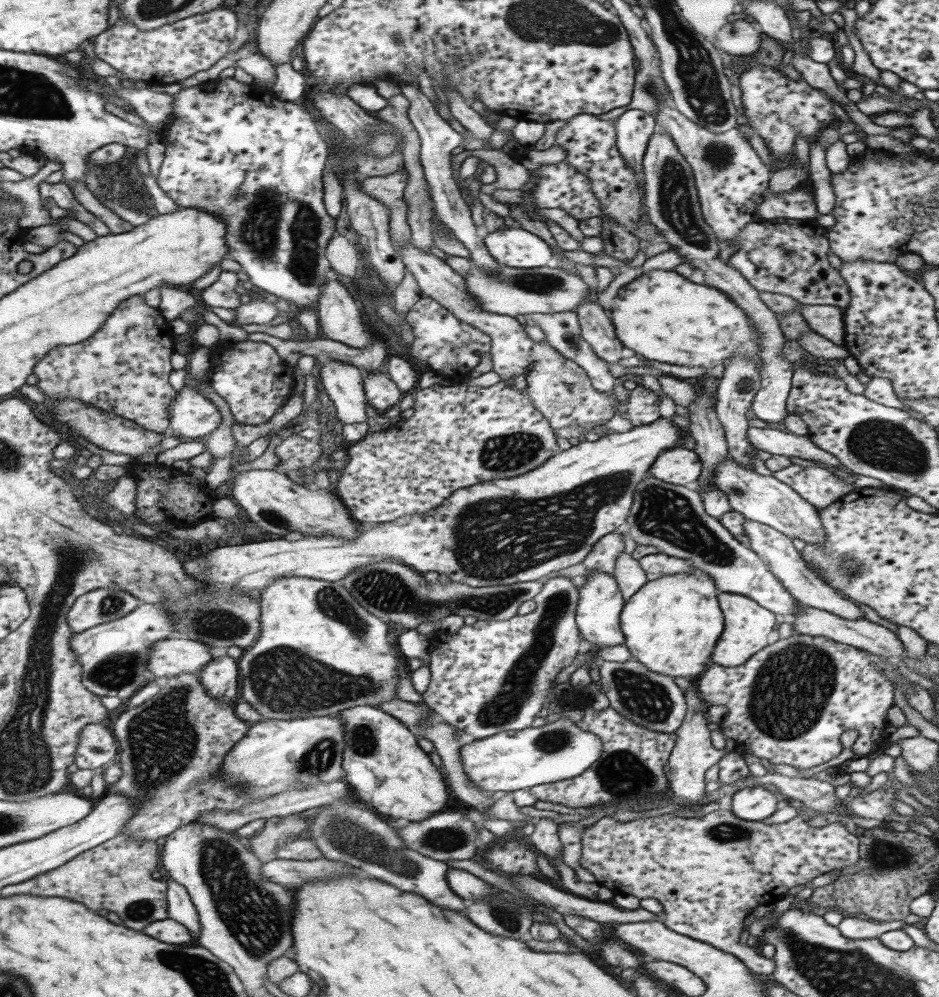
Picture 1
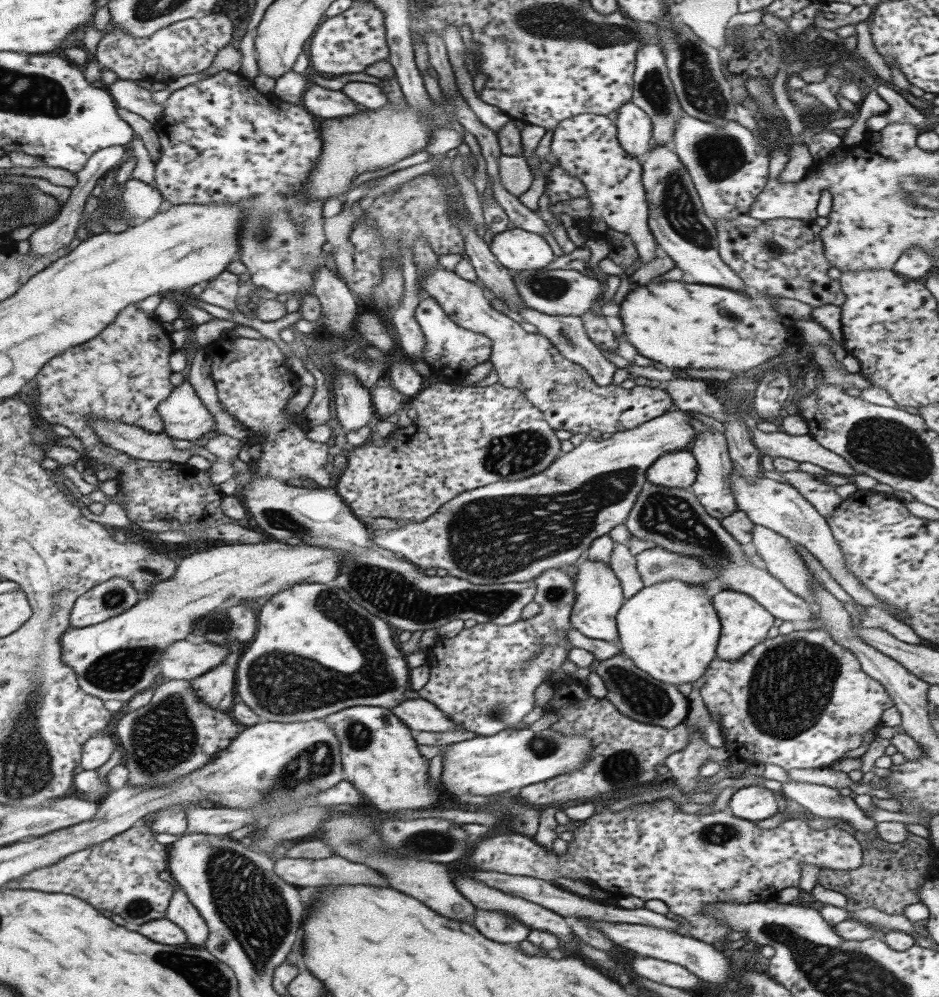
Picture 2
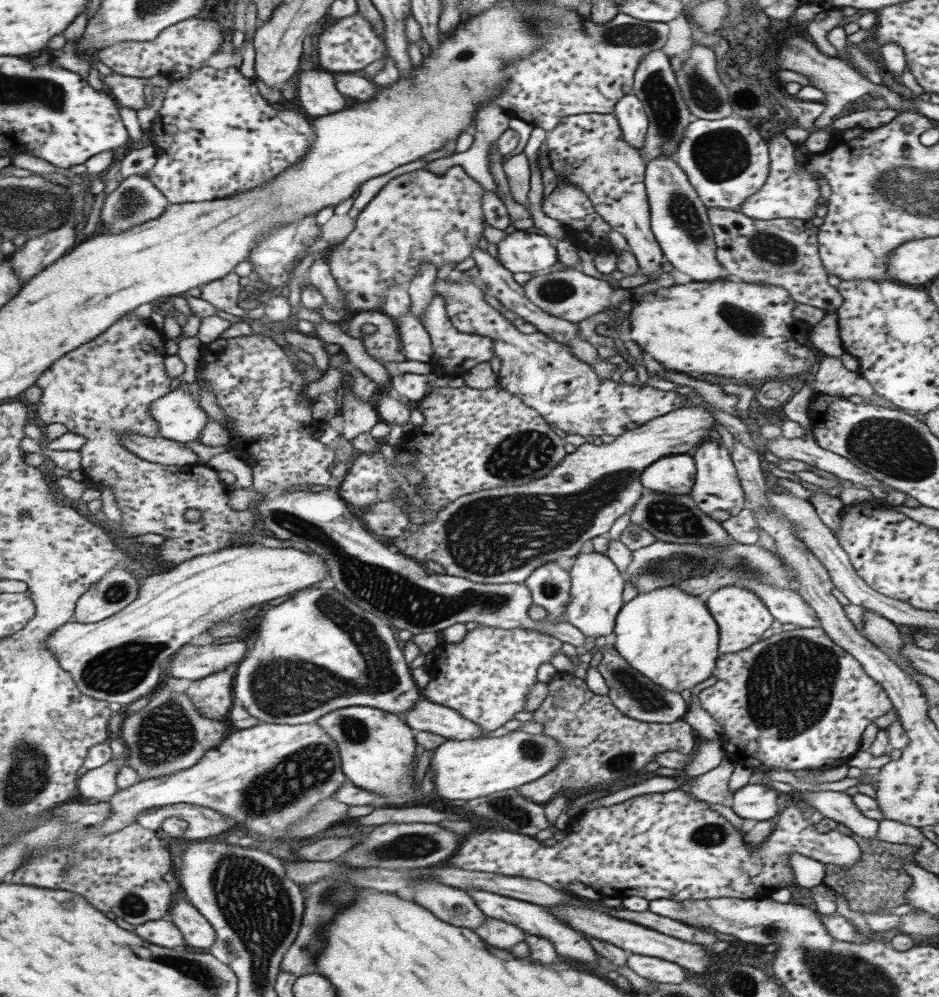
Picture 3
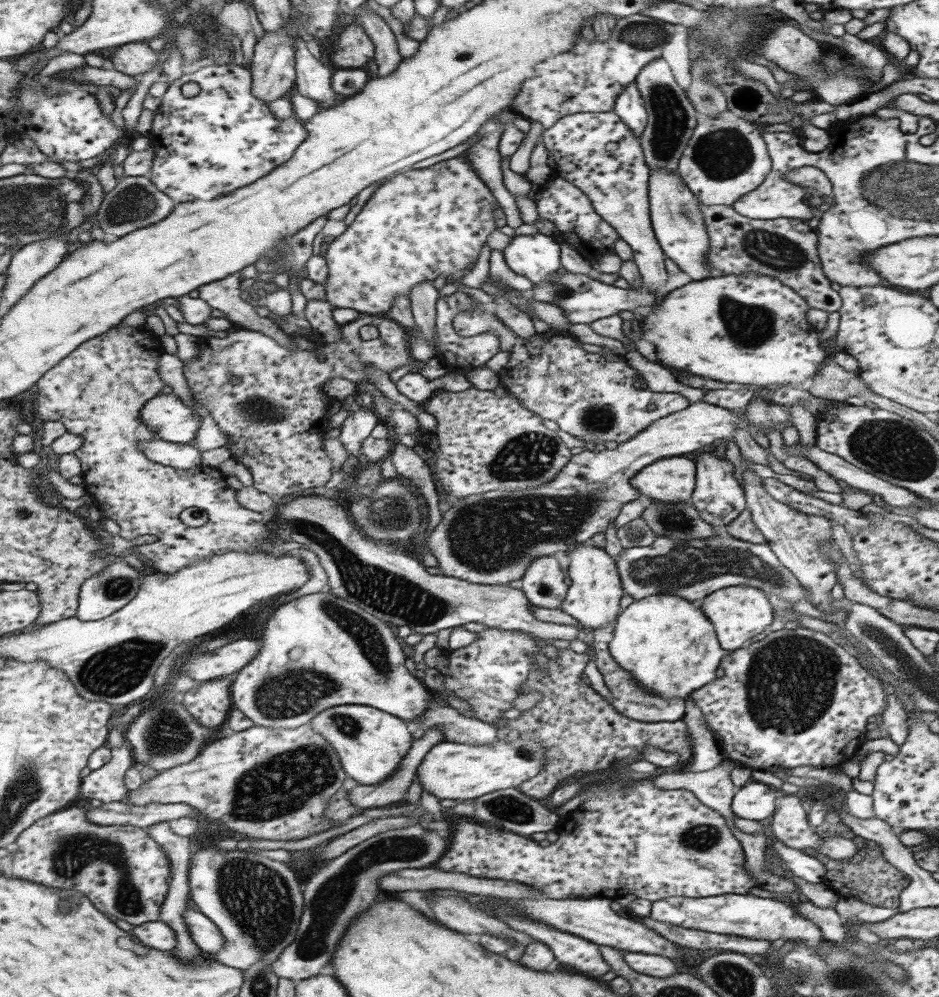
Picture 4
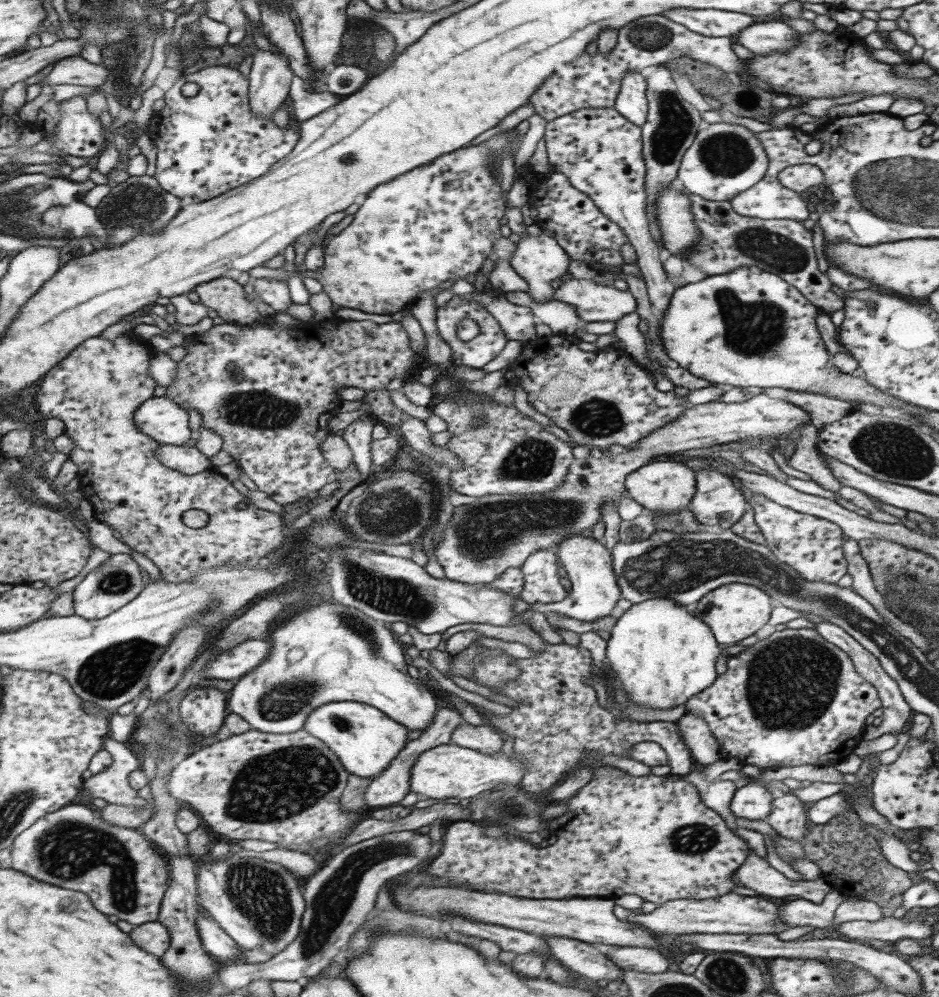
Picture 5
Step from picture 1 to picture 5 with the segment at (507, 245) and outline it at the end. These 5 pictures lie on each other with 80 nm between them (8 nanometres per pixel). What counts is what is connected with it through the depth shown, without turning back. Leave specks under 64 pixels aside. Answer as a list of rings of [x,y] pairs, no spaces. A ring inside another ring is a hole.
[[[543,232],[537,236],[526,235],[525,238],[521,238],[515,245],[515,251],[509,262],[511,268],[527,284],[526,293],[535,302],[549,302],[552,299],[552,294],[554,294],[552,282],[564,274],[568,274],[569,263],[570,258],[567,253],[556,244],[553,238]]]

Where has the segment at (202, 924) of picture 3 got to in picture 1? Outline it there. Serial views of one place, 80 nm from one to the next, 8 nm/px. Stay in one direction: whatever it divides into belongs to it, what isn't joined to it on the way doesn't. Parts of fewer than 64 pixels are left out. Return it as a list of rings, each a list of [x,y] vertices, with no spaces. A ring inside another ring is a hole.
[[[170,879],[168,890],[168,913],[169,918],[186,926],[193,939],[201,937],[201,922],[195,903],[187,888],[179,882]]]

